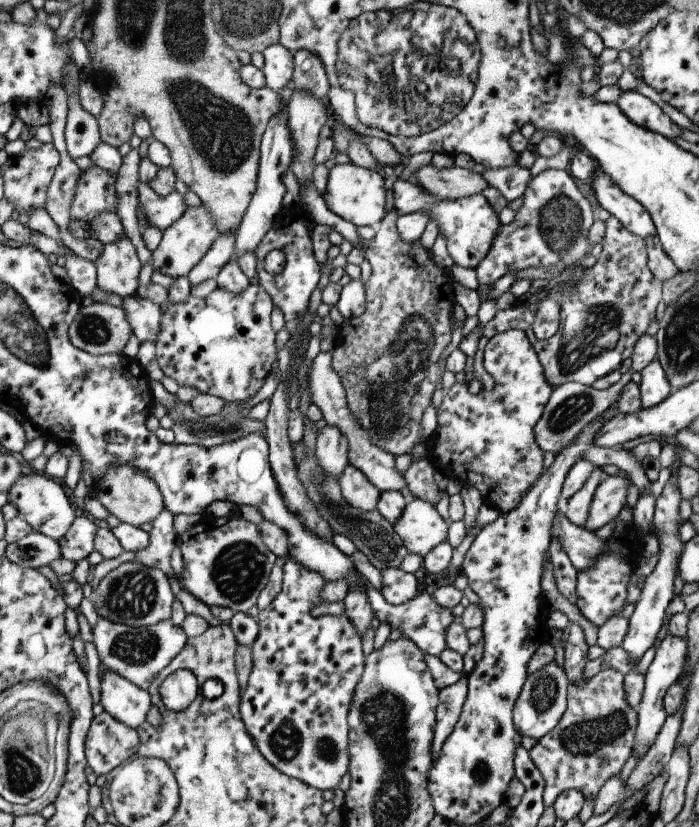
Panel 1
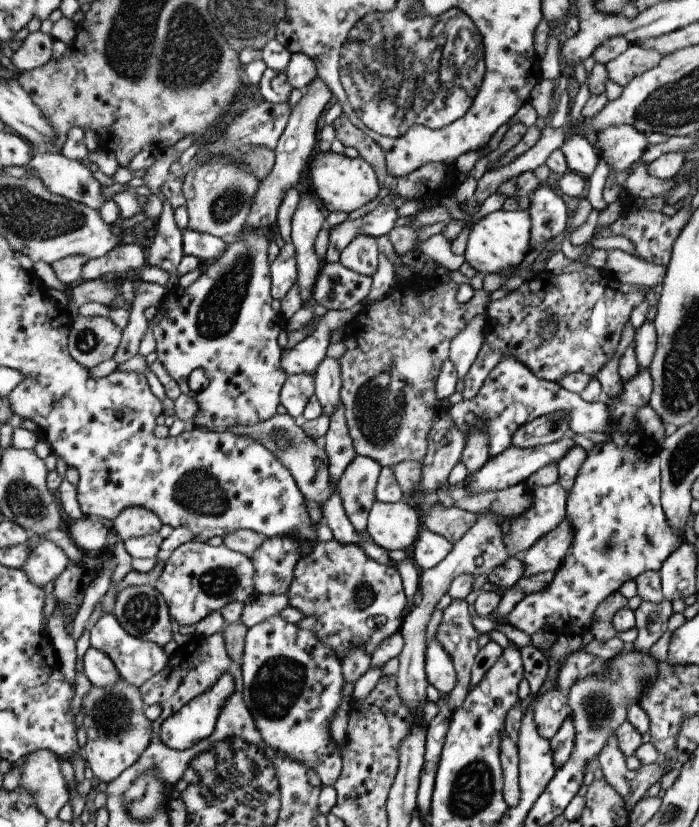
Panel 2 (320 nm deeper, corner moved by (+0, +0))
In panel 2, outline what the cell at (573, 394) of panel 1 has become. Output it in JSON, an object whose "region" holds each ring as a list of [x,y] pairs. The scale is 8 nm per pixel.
{"region":[[[555,411],[518,426],[510,438],[510,444],[520,449],[546,445],[571,431],[568,415]]]}

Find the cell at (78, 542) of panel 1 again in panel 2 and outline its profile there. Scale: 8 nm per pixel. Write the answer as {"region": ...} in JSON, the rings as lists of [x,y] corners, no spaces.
{"region":[[[46,539],[37,540],[35,548],[28,554],[21,570],[33,586],[40,589],[53,582],[65,568],[68,558],[63,551]]]}

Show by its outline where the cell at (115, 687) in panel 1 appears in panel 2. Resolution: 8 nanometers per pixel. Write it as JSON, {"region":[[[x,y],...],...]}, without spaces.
{"region":[[[89,647],[81,658],[82,672],[97,688],[111,686],[120,676],[111,659],[99,649]]]}

